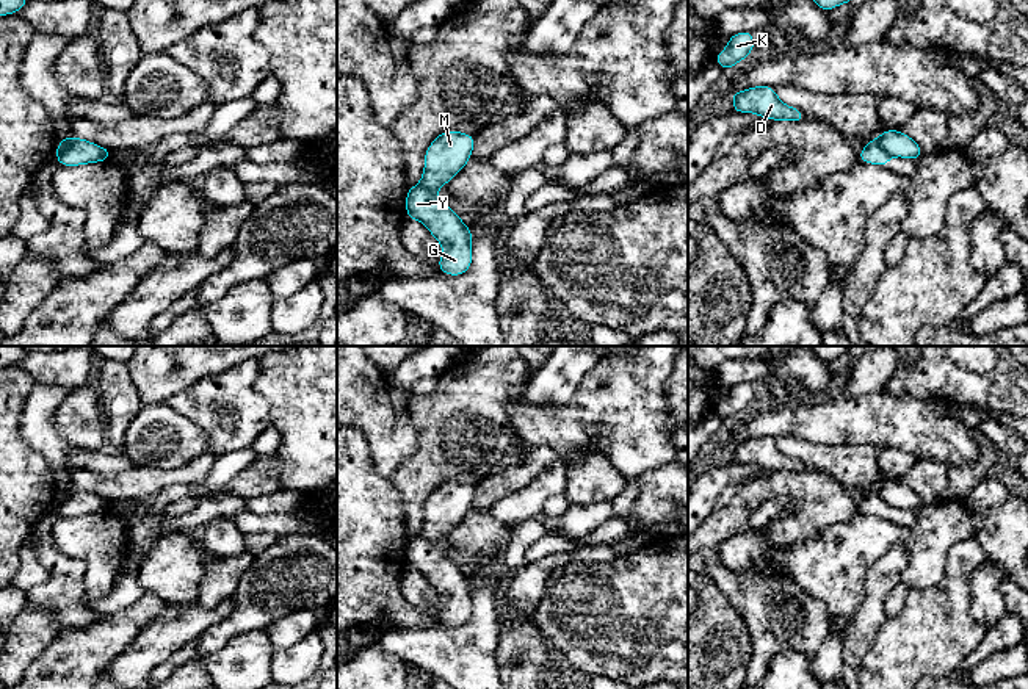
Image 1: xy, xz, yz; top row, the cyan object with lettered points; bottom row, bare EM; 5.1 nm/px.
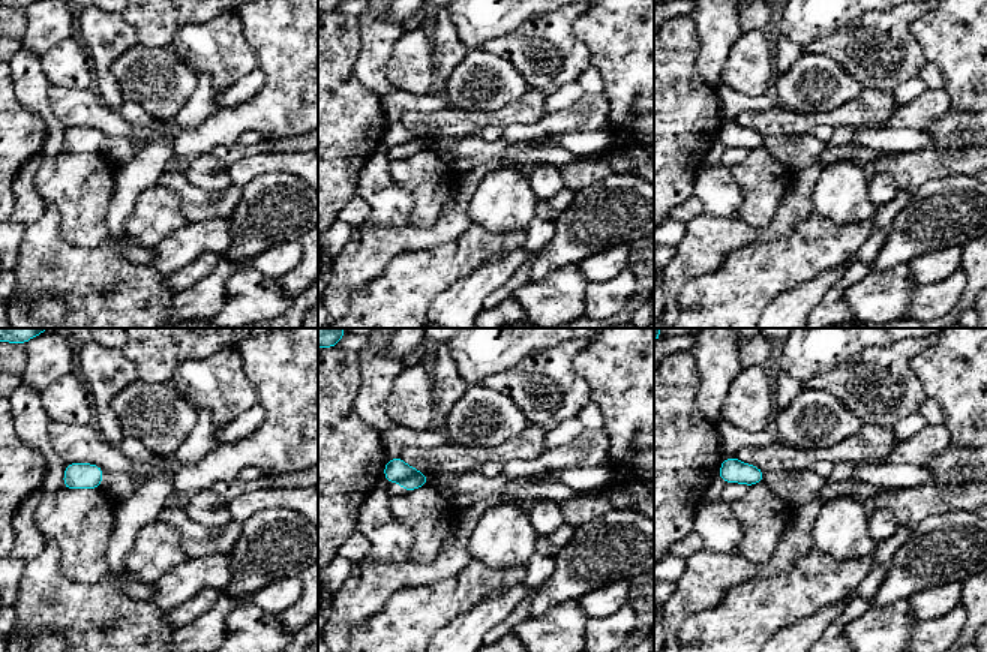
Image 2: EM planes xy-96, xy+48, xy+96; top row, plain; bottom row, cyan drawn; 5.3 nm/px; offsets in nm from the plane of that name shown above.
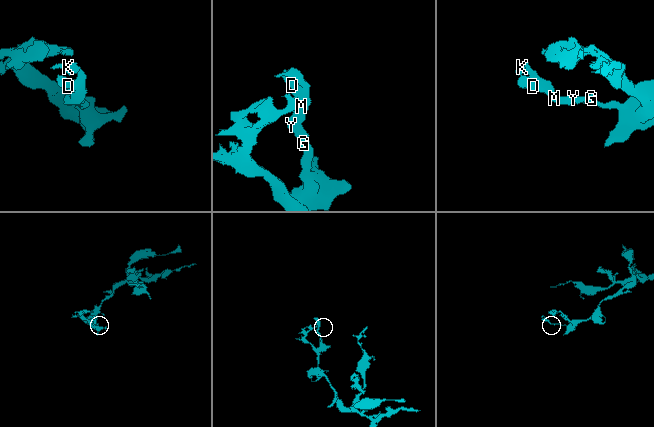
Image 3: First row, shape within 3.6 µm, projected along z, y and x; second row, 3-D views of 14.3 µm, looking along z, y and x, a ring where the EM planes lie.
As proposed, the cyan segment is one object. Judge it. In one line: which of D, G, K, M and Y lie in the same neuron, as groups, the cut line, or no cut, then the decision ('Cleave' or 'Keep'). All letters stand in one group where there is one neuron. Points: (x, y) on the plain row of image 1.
Groups: D K M / G Y. Split along xy (74, 489), (57, 505). Cleave

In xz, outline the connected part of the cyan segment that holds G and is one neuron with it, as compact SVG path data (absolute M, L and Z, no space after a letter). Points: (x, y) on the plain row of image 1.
M420 536L409 537L406 565L423 573L443 597L439 622L448 626L461 626L469 622L472 617L472 581L439 547Z

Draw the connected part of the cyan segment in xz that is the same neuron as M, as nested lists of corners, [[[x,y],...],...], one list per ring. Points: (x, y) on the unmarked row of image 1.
[[[448,481],[440,484],[425,504],[425,520],[420,537],[437,542],[469,514],[475,487]]]

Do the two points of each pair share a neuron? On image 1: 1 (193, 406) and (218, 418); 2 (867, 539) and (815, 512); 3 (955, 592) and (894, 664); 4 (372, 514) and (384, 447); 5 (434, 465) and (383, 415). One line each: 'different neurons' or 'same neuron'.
1: same neuron
2: different neurons
3: same neuron
4: different neurons
5: different neurons

